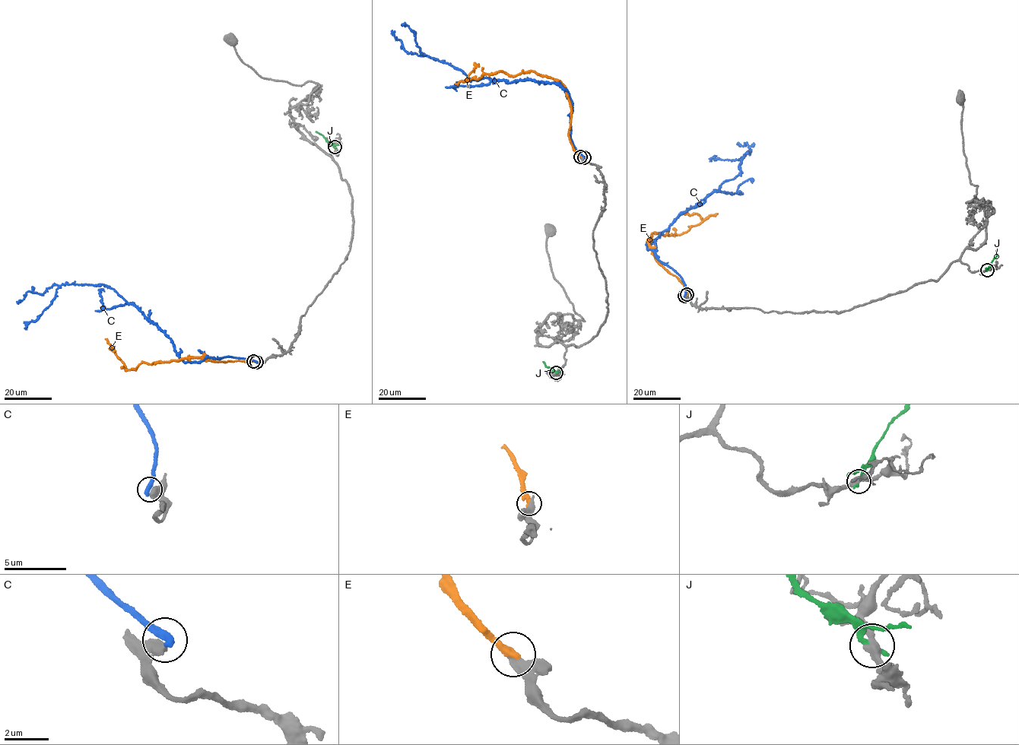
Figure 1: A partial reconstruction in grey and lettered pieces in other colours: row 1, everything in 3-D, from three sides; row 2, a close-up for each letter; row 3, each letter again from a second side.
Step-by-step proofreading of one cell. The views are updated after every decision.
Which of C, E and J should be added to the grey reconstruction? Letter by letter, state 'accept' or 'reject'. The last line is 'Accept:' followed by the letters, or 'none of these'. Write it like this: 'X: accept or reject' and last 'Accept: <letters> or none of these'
C: reject
E: accept
J: reject
Accept: E

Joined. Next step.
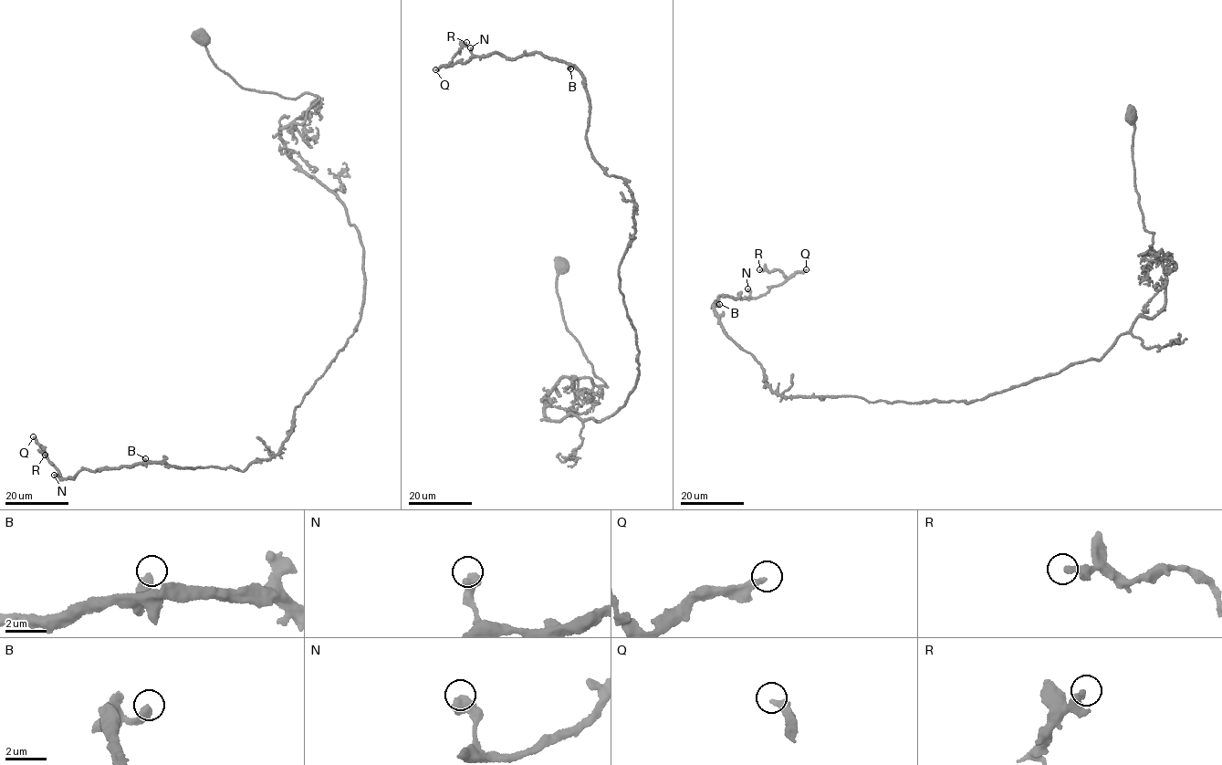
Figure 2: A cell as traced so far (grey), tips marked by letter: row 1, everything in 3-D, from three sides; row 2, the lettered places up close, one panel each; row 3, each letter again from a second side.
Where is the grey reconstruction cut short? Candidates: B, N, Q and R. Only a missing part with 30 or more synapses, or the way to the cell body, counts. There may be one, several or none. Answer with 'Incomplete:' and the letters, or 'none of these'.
Incomplete: Q

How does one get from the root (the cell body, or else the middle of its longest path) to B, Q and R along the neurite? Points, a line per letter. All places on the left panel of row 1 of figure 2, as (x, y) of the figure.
B: (202, 36), (238, 85), (318, 98), (281, 140), (343, 204), (363, 299), (270, 459), (244, 471), (145, 458)
Q: (202, 36), (238, 85), (318, 98), (281, 140), (358, 233), (357, 328), (244, 471), (61, 478), (33, 436)
R: (202, 36), (238, 85), (318, 98), (281, 140), (356, 227), (360, 319), (244, 471), (66, 479), (45, 455)

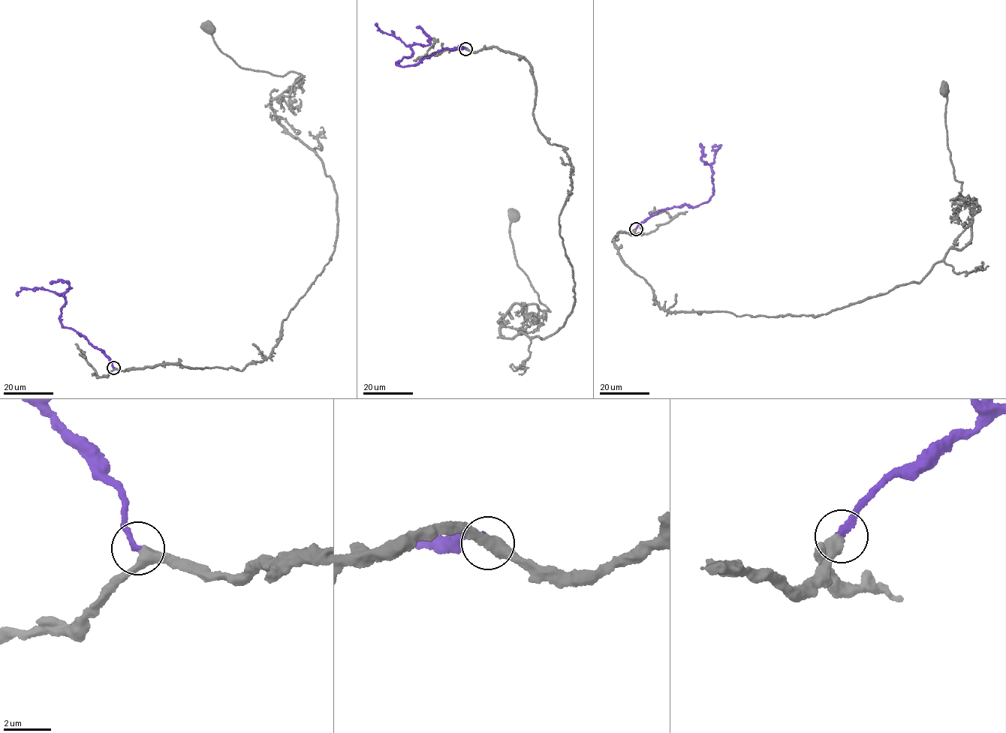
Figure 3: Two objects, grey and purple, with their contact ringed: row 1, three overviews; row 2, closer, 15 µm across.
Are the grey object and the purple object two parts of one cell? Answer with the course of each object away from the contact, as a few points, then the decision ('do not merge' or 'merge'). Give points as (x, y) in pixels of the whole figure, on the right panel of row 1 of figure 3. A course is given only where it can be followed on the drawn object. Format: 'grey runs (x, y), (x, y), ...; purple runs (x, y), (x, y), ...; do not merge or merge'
grey runs (635, 229), (612, 239), (675, 313), (817, 316), (920, 282), (971, 235), (945, 88); purple runs (635, 229), (661, 209), (685, 204), (694, 206), (709, 199), (713, 190), (711, 164), (720, 147), (712, 147); merge

